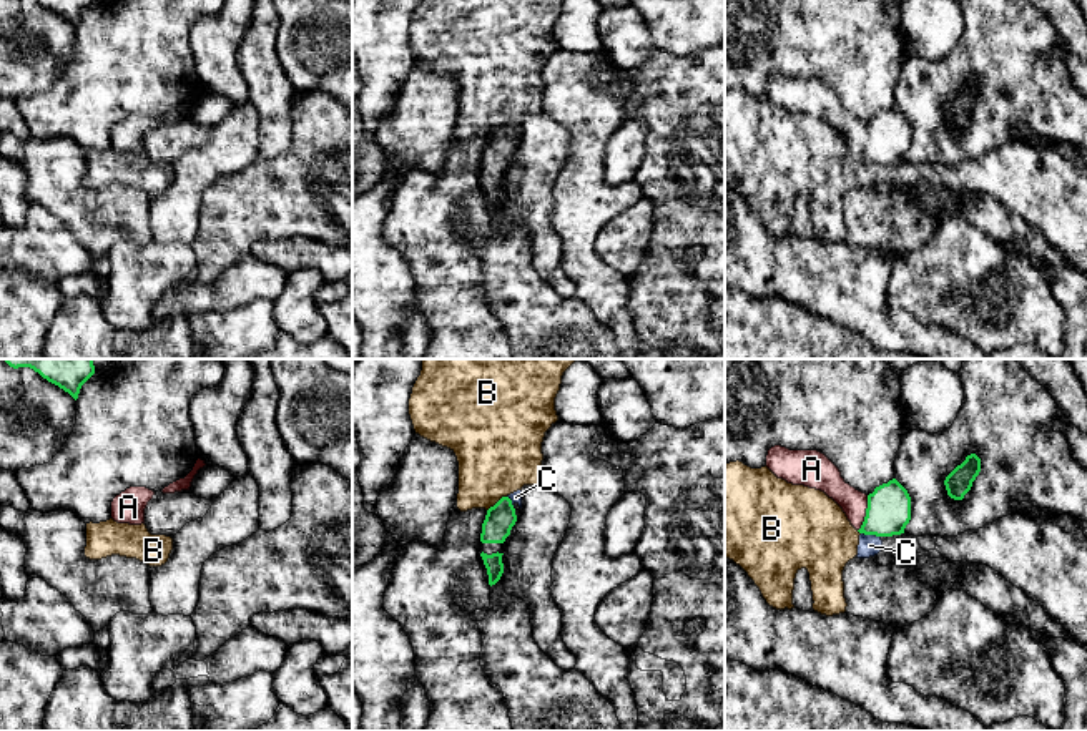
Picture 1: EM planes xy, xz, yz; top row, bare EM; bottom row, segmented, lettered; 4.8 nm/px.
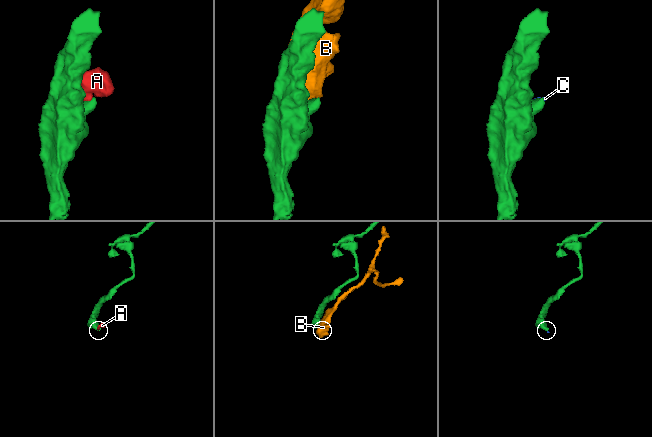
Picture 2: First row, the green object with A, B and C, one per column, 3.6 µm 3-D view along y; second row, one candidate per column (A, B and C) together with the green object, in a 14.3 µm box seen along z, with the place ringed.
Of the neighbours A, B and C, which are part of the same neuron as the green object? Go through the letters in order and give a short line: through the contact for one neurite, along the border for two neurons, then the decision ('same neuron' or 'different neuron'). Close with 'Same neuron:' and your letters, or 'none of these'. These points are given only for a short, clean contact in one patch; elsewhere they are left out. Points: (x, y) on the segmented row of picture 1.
A: line yz (888, 512), (866, 514), (828, 479); same neuron
B: line xz (506, 495), (487, 510); different neuron
C: line yz (861, 532), (880, 537); different neuron
Same neuron: A

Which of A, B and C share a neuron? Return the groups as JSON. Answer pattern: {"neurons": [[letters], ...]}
{"neurons": [["A"], ["B", "C"]]}

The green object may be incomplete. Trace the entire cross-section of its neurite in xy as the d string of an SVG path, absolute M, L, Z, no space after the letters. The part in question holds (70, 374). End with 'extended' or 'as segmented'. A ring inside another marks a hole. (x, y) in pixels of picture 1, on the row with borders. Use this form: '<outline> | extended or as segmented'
M5 359L13 367L30 367L48 382L78 399L81 385L95 374L93 359Z | as segmented

